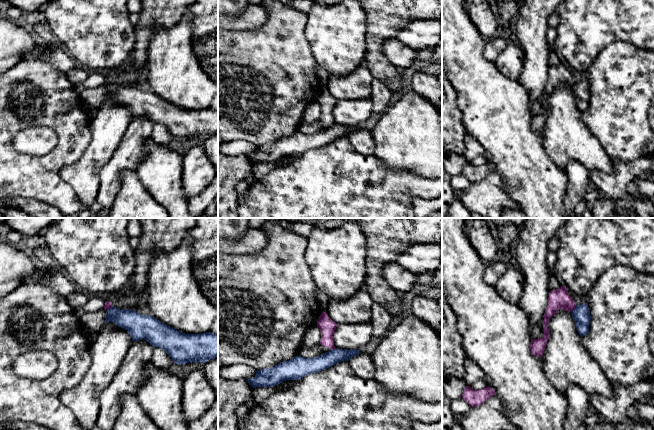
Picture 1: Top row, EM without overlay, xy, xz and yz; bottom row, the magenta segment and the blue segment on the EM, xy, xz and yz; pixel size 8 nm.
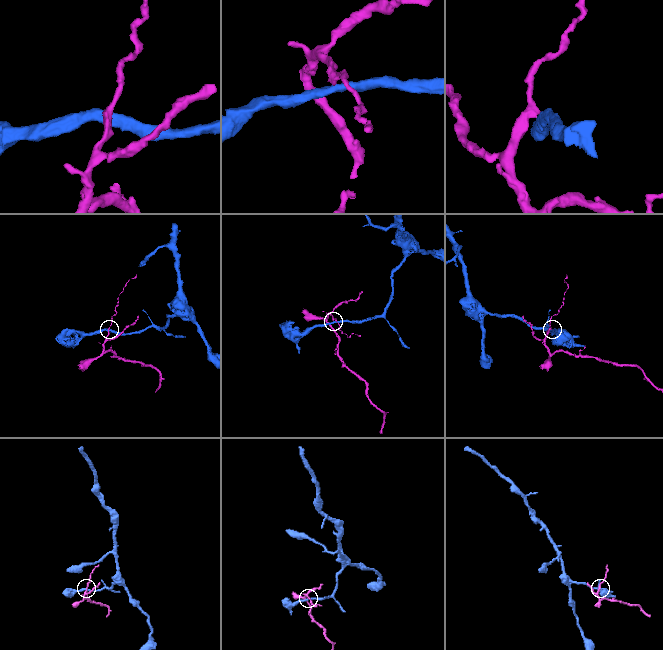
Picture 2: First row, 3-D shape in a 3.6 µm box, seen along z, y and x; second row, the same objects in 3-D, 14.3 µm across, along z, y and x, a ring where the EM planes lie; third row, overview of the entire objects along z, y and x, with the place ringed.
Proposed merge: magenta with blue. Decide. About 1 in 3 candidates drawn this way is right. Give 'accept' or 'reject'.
reject

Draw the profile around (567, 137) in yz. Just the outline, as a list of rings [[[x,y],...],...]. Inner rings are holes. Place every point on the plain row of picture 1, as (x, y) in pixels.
[[[559,85],[548,99],[549,115],[547,117],[543,133],[544,148],[550,159],[561,169],[567,171],[571,160],[586,166],[589,176],[594,171],[609,173],[613,170],[613,161],[605,152],[600,141],[591,133],[582,121],[575,97],[569,87]]]

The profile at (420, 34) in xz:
[[[442,19],[412,21],[398,34],[396,40],[410,49],[435,47],[442,39]]]

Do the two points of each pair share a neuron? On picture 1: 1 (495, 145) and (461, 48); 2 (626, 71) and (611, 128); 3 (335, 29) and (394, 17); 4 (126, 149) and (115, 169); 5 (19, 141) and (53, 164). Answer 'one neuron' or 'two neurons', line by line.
1: one neuron
2: one neuron
3: two neurons
4: one neuron
5: two neurons

